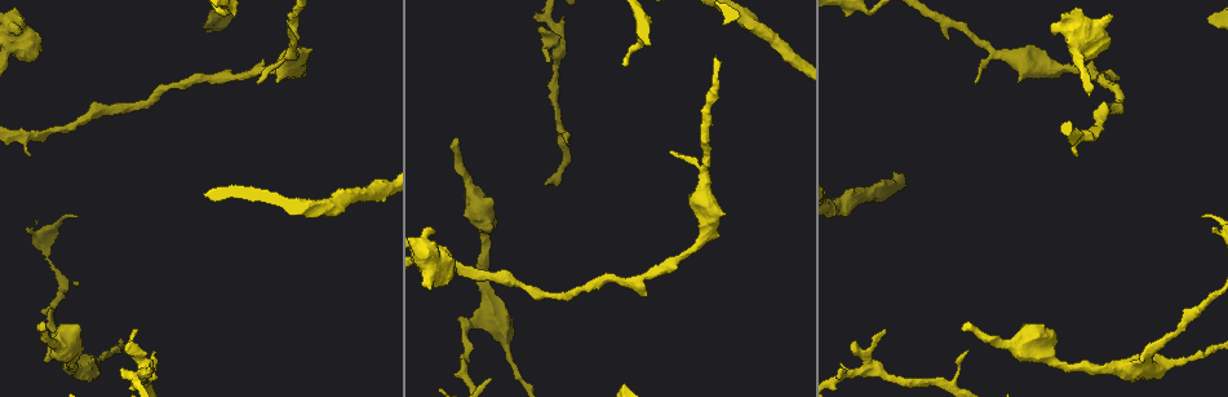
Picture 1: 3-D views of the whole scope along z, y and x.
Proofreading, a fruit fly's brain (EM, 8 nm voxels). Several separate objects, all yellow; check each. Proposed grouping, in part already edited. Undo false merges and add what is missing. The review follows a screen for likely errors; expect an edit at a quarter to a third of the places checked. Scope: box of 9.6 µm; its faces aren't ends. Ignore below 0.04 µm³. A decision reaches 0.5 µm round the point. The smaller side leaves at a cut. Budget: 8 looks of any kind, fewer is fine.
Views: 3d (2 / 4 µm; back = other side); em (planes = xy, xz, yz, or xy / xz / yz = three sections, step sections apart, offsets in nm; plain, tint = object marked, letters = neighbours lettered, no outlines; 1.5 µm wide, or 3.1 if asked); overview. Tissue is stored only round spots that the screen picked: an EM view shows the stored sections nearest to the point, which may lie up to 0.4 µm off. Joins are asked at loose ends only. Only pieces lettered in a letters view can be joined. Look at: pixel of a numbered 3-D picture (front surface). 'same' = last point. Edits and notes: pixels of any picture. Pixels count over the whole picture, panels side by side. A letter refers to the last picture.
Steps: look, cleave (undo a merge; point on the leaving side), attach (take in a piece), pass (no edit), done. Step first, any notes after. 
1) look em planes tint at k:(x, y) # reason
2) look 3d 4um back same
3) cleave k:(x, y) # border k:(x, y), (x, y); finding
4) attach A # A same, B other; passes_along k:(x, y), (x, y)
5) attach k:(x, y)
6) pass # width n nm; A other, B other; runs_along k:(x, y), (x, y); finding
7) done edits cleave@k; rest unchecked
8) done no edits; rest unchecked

look 3d 2um at 1:(45, 328) # branch stops here

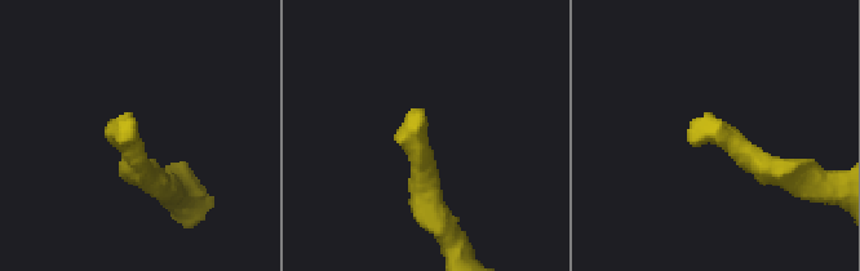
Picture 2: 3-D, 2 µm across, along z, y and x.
look em xy step 8 letters at 2:(690, 138) # now the EM

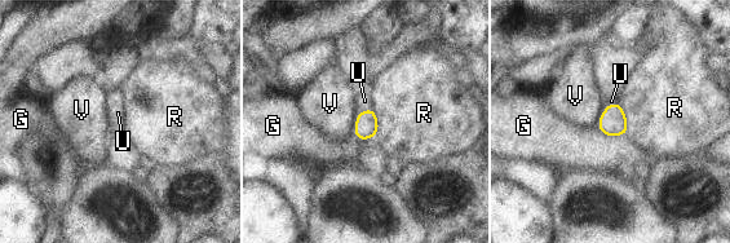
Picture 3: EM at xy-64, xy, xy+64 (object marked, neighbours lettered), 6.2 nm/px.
attach U # G other, R other, U same, V other; passes_along 3:(366, 124), (366, 110), (364, 101); it goes on there

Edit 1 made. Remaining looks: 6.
look em xy step 4 plain at 1:(145, 368) # a fork

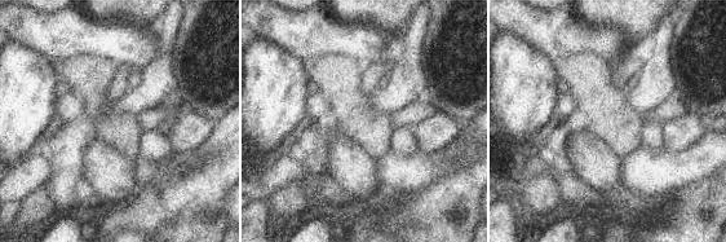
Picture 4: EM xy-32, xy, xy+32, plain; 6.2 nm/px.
look em xy step 4 tint same # where the object lies

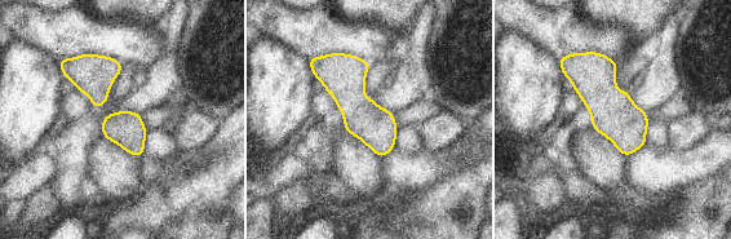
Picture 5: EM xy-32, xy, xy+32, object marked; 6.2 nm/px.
look em xy step 4 letters same # see the neighbours

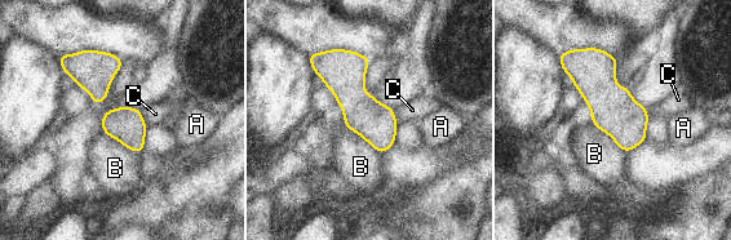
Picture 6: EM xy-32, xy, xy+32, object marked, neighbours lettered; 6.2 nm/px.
pass # A other, B other, C other; border 6:(346, 127), (359, 134), (381, 155); all the same neuron

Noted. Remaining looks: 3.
look 3d 2um at 1:(1112, 17) # thick end

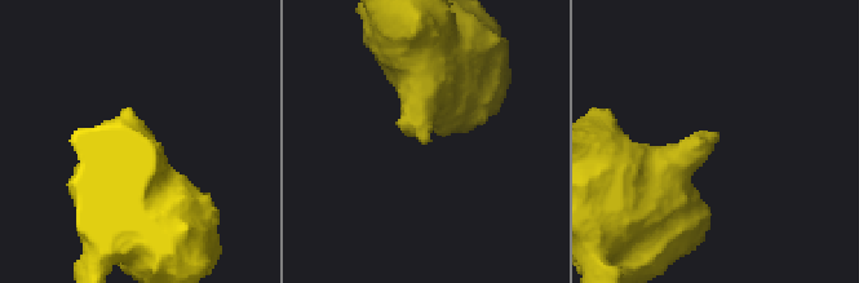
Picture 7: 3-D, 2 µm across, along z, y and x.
look em planes letters at 7:(716, 133) # need the tissue

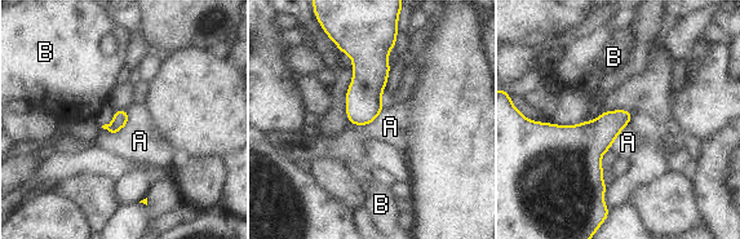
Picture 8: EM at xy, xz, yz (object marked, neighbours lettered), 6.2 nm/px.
pass # A other, B other; border 8:(385, 105), (372, 122), (349, 124); no lettered piece goes on from it

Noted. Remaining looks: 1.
done edits attach@3; rest unchecked

